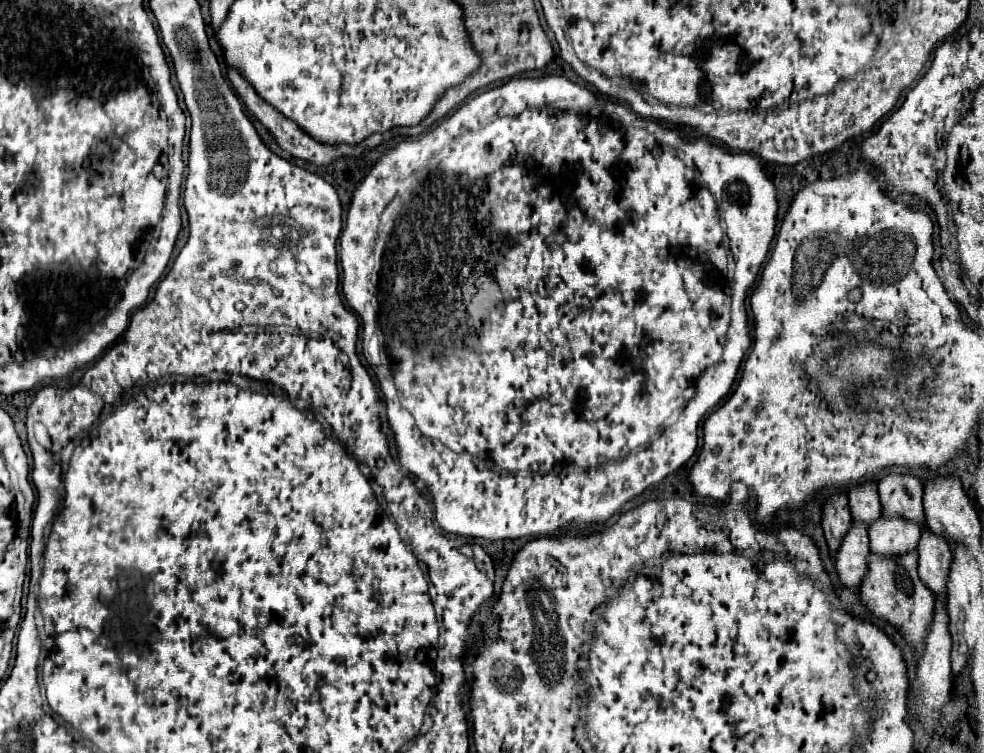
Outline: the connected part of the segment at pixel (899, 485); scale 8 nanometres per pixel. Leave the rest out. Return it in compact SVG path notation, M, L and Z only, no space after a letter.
M889 475L879 481L881 515L887 519L899 517L917 523L927 531L923 511L923 485L911 475Z

